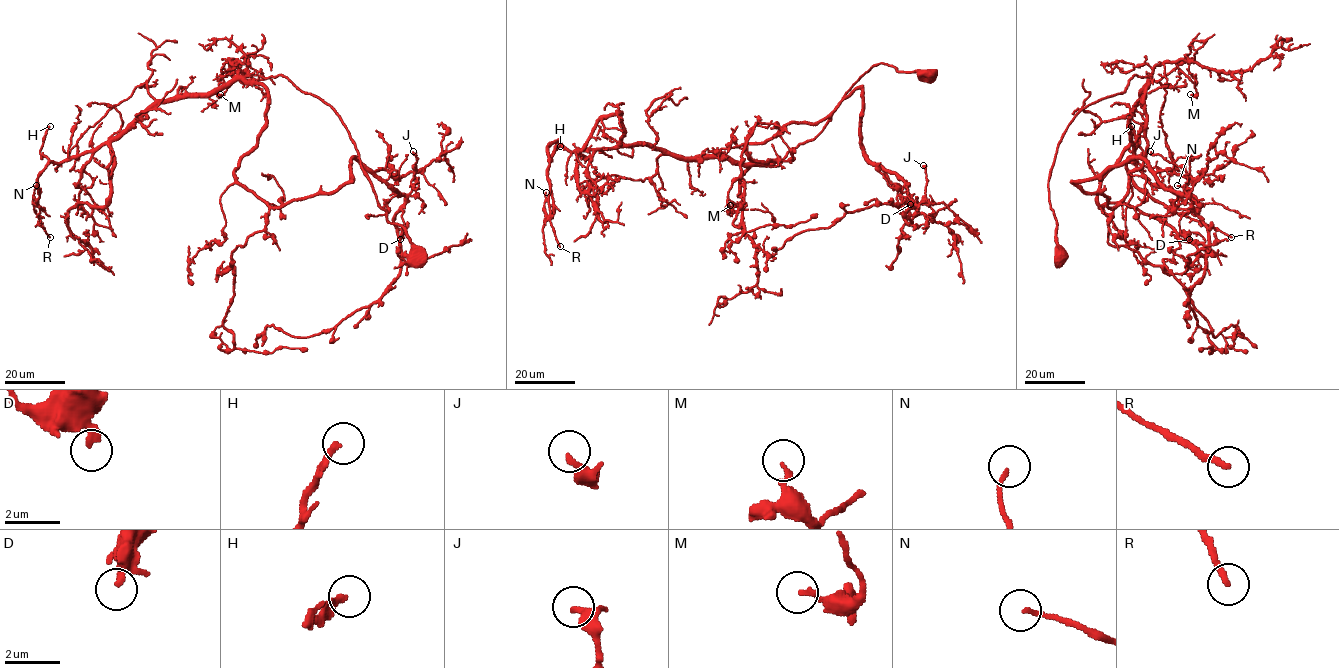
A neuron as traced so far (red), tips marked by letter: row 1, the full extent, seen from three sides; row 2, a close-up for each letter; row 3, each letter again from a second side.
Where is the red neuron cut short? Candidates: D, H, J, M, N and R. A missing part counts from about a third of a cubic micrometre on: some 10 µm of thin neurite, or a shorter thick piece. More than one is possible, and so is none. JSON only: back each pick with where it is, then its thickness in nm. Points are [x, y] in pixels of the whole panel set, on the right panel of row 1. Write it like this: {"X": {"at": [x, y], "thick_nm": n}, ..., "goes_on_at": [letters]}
{"H": {"at": [1131, 126], "thick_nm": 280}, "goes_on_at": ["H"]}

